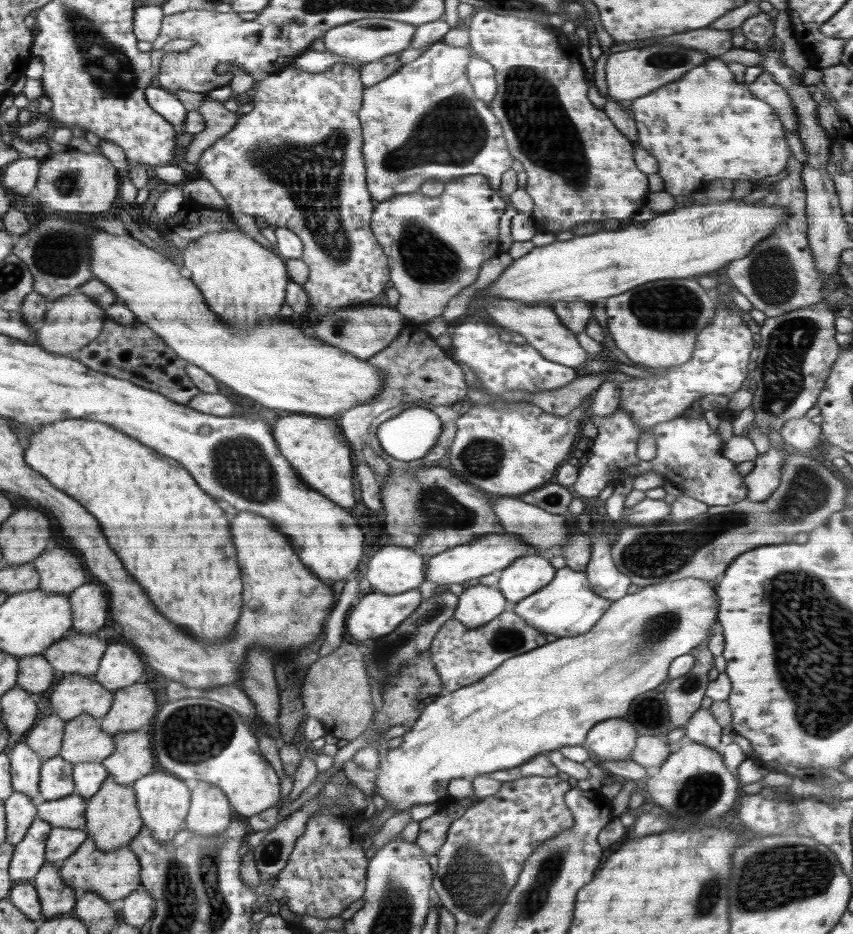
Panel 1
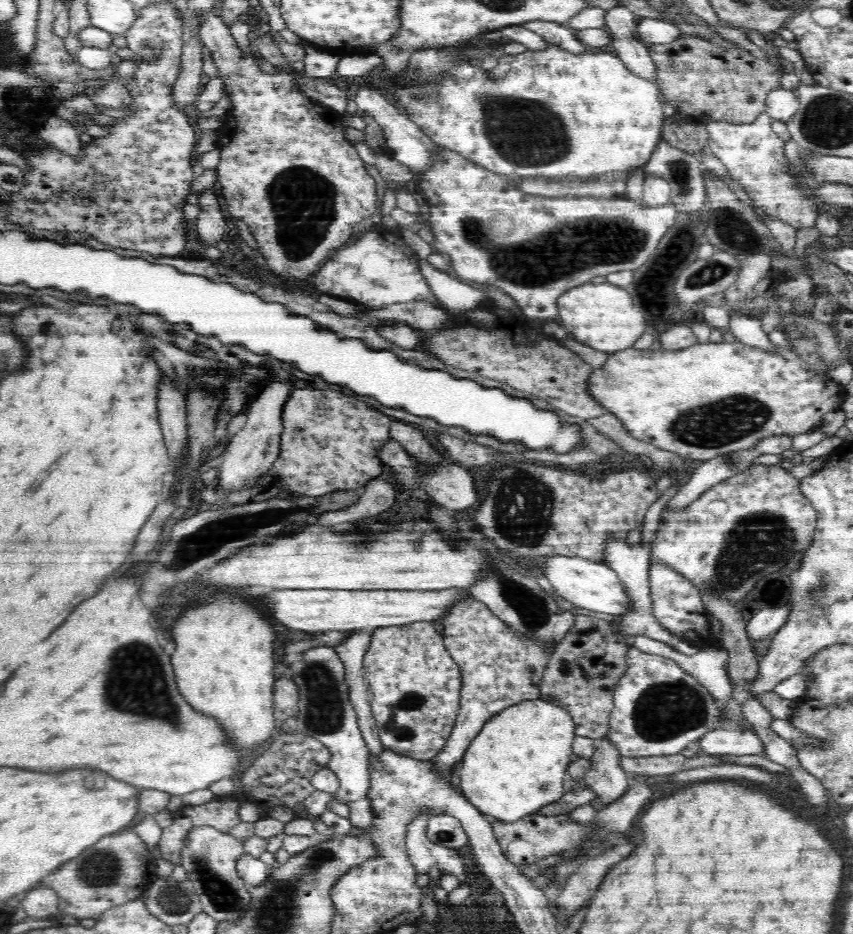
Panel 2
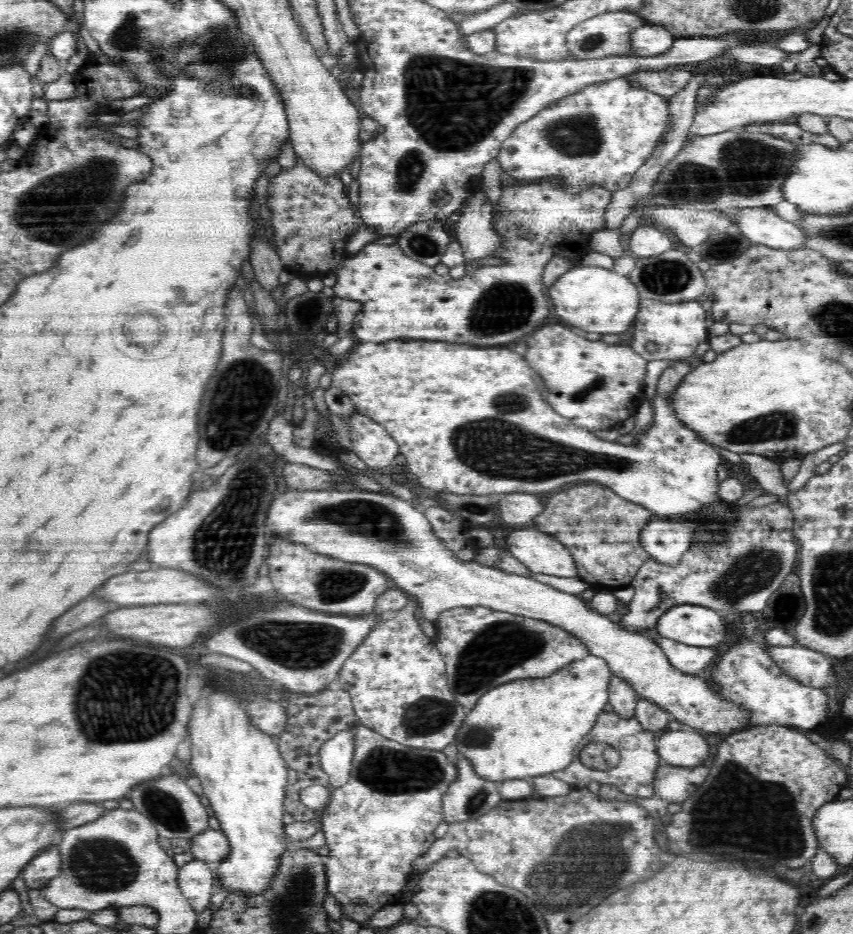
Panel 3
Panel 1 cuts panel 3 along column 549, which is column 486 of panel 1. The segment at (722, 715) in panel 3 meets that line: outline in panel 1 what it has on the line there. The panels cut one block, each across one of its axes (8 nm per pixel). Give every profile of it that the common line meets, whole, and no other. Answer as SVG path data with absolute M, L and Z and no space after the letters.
M479 583L464 588L459 596L453 619L462 622L469 629L478 628L491 622L509 607L504 594L496 585L487 586Z

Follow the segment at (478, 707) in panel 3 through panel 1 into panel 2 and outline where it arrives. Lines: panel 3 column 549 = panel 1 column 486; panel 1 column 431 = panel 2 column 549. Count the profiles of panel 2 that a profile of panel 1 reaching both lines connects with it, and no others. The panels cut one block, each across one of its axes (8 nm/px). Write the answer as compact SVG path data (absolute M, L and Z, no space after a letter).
M540 698L508 706L483 725L466 749L459 789L482 814L502 822L516 822L560 800L577 735L575 728L567 710Z

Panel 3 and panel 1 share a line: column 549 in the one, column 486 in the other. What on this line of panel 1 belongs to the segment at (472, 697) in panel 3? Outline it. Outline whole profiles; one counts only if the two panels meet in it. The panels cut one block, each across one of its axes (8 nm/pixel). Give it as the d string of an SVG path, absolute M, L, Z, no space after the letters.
M509 607L491 622L478 628L469 629L458 620L448 620L436 634L428 654L440 676L441 695L446 695L479 682L480 678L488 676L504 660L526 654L544 644L546 640L542 632L529 626Z

